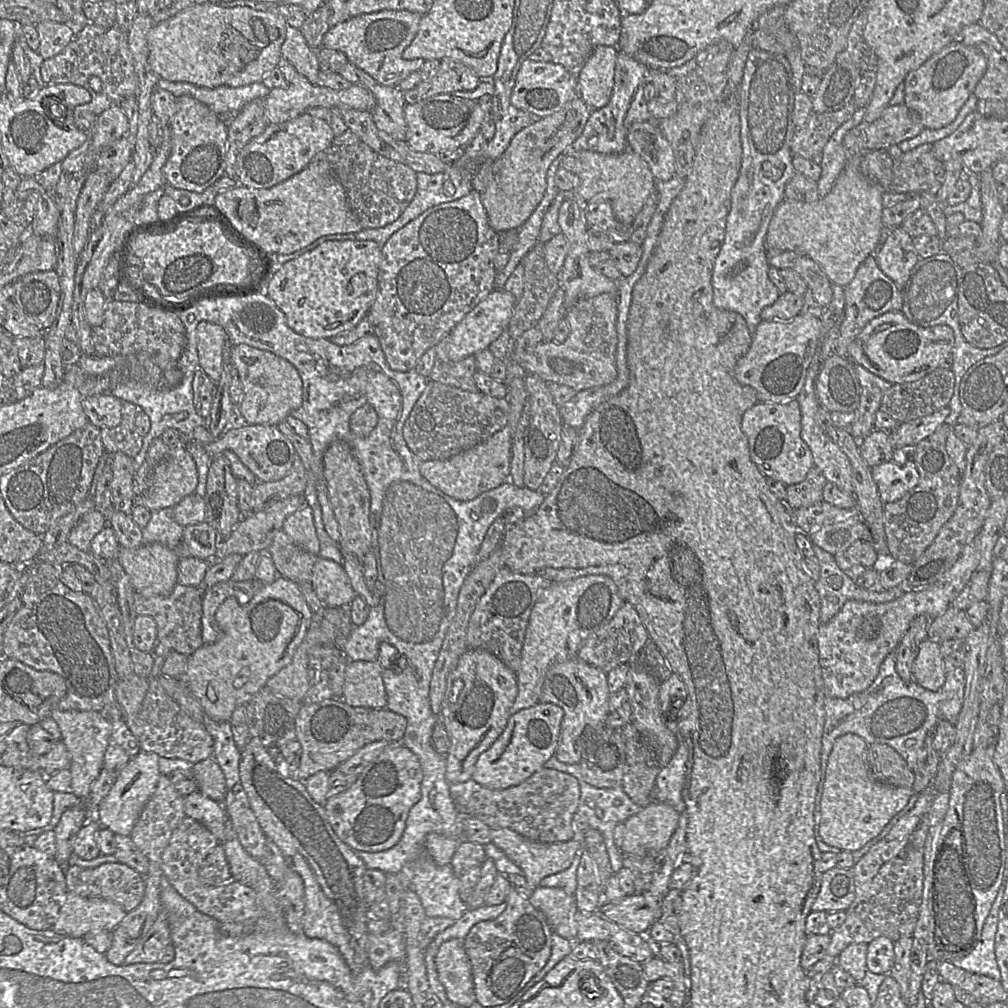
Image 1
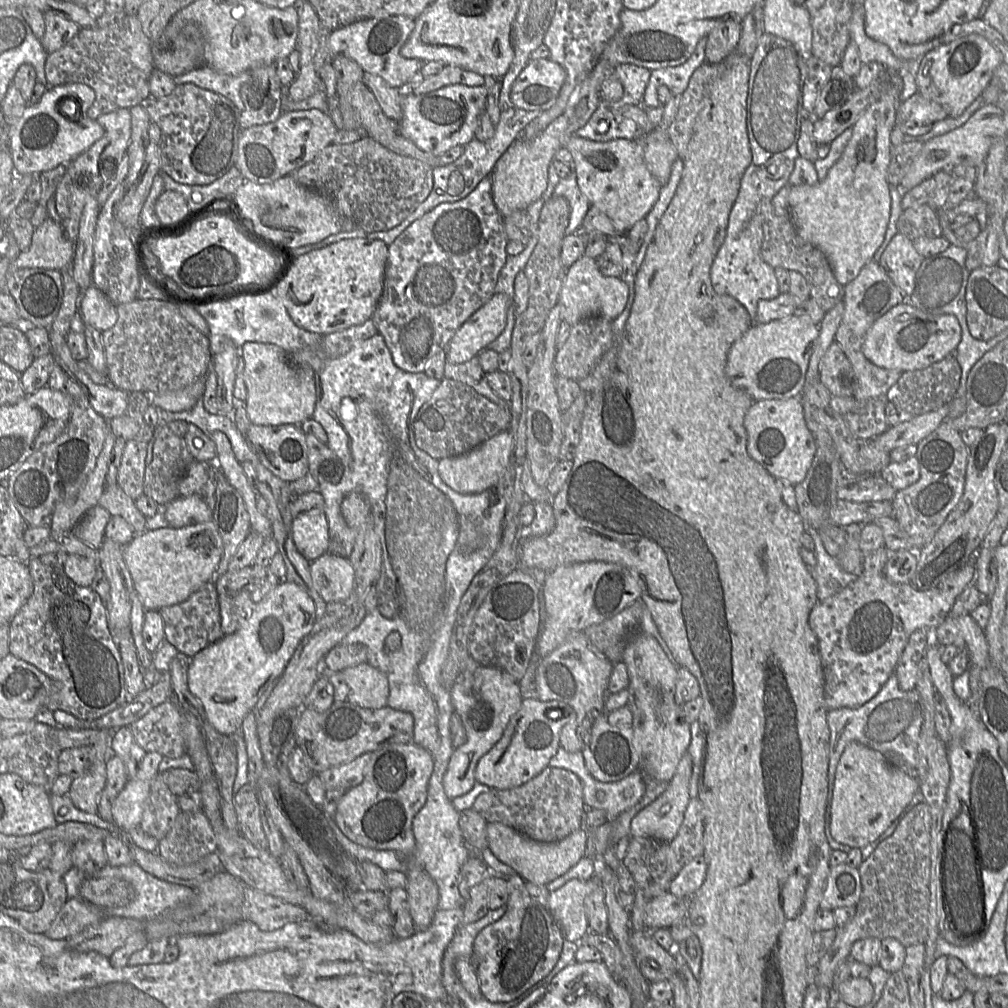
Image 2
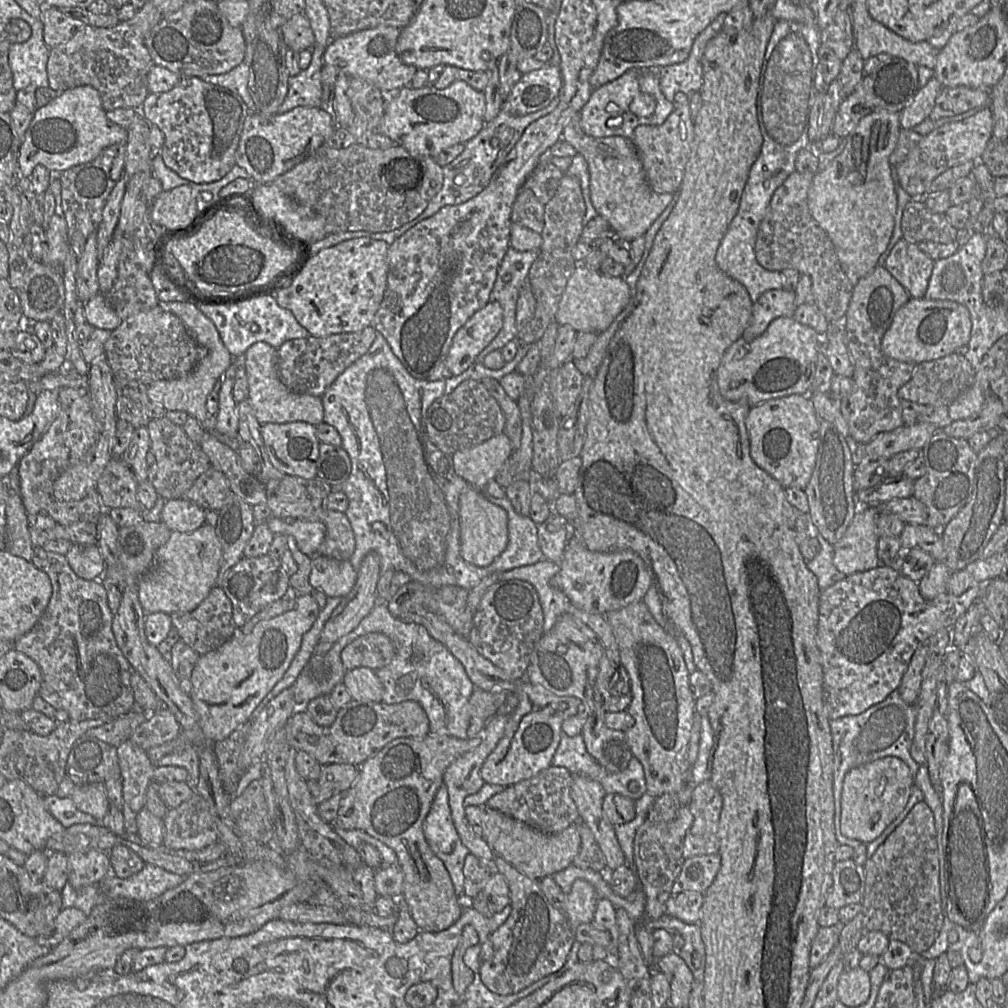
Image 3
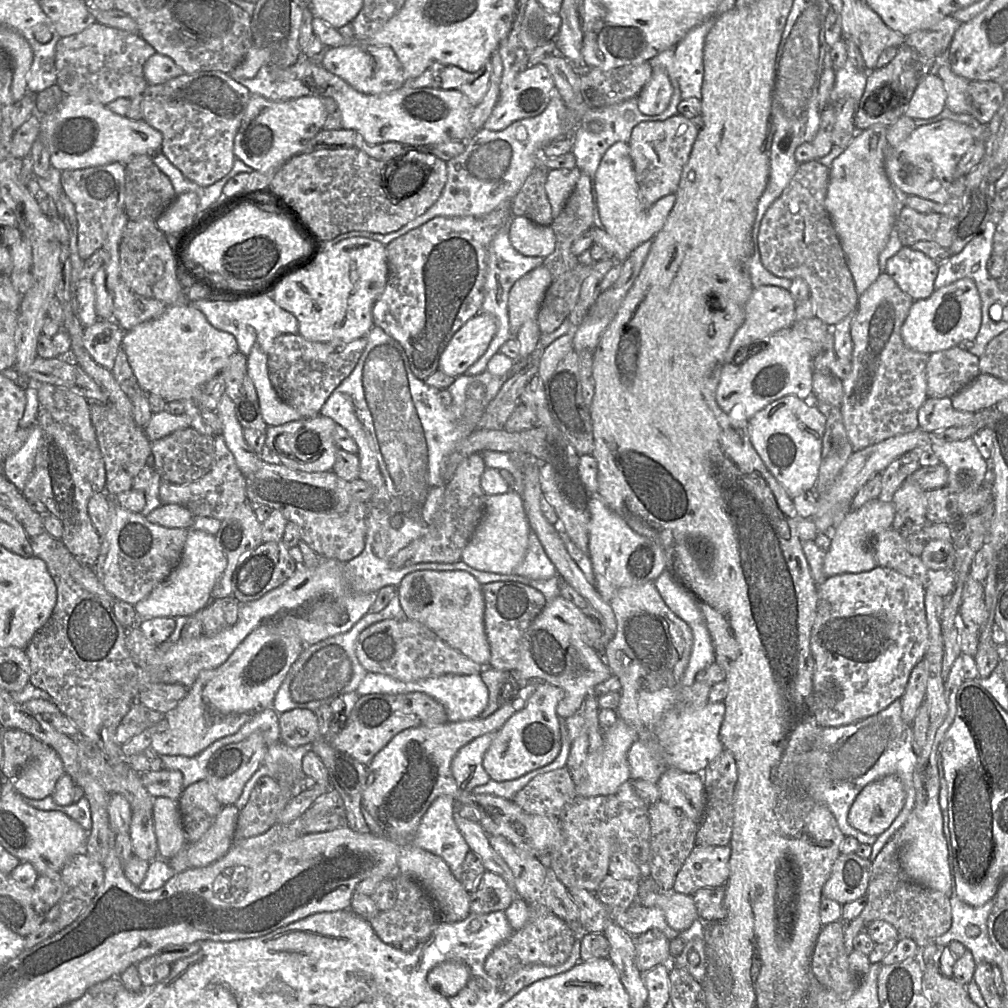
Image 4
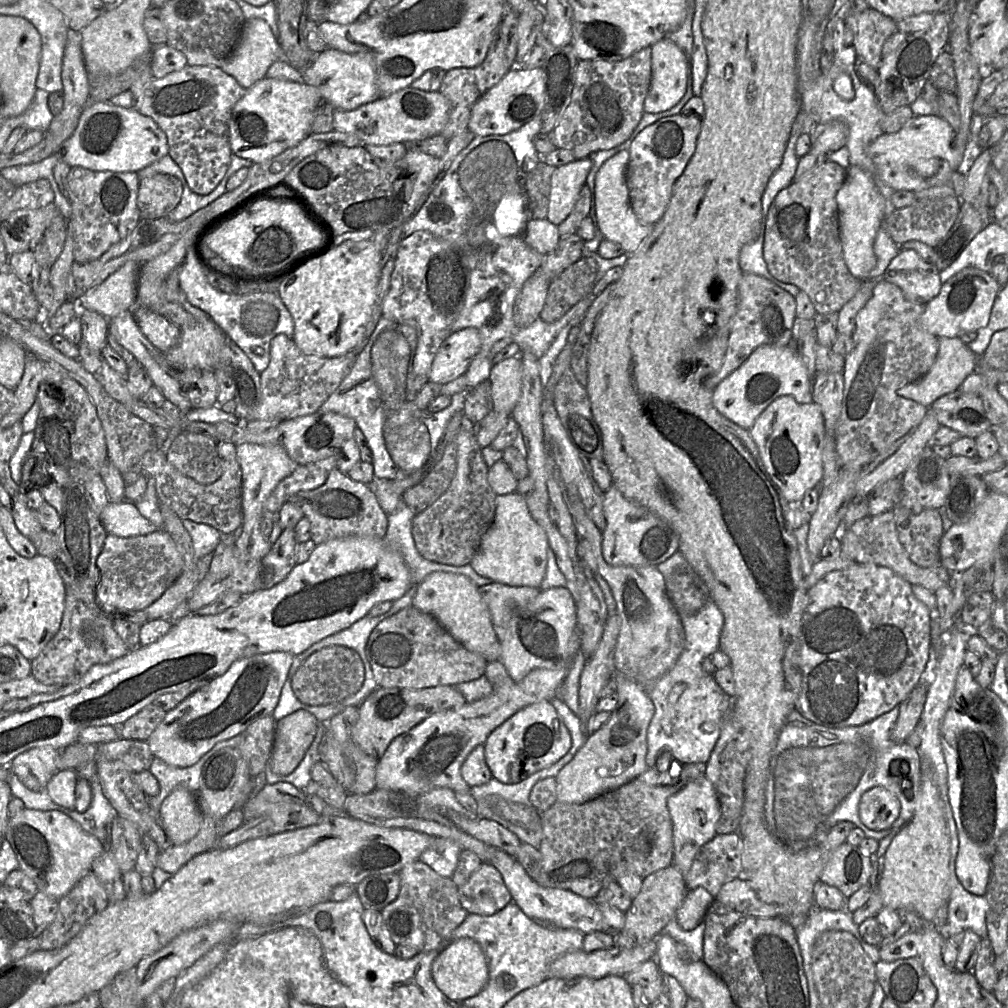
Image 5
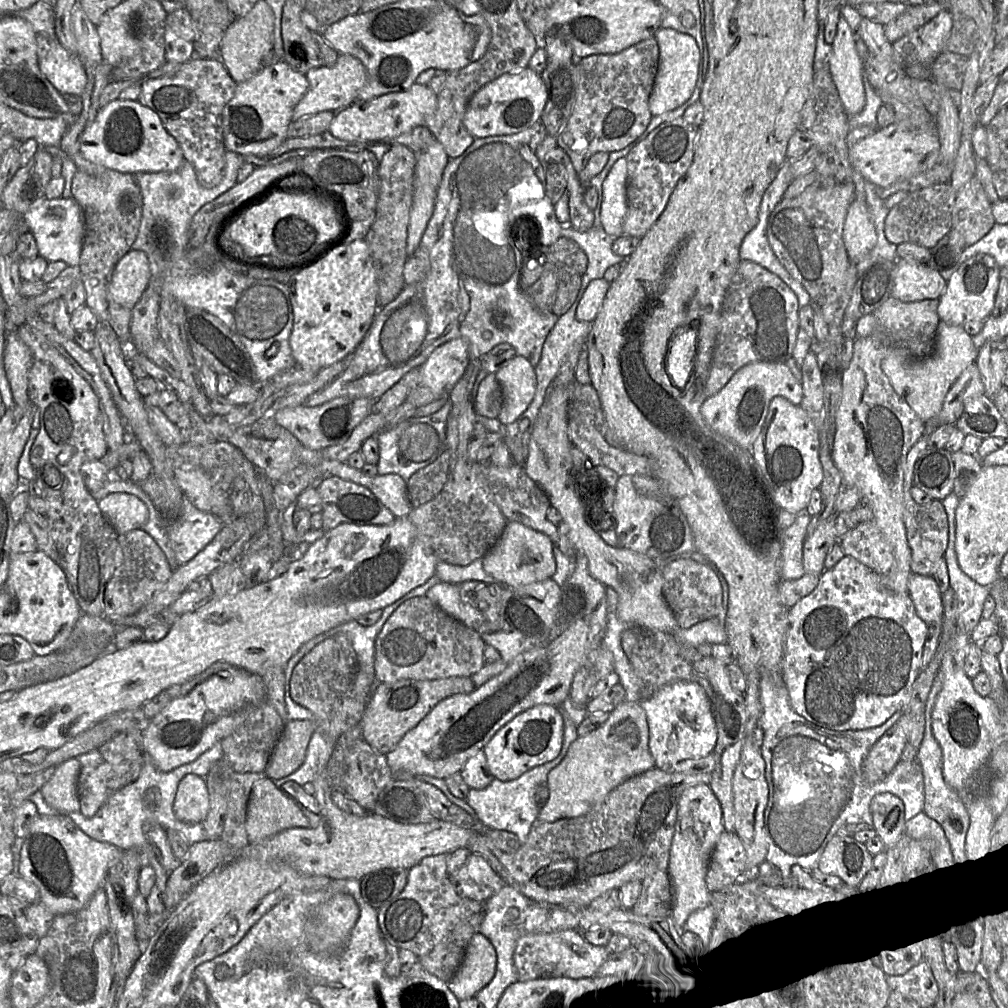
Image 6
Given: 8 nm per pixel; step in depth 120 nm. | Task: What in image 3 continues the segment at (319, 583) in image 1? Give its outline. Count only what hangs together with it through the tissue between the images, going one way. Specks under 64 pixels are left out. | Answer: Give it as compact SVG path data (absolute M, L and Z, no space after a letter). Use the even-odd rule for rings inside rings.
M327 556L312 557L310 584L327 597L347 596L357 578L357 571L349 560L338 560Z

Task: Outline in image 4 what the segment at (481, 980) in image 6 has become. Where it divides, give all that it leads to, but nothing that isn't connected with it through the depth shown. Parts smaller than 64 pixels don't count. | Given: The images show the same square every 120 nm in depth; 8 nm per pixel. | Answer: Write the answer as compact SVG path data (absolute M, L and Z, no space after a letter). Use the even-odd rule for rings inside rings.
M445 961L427 975L427 983L435 991L449 998L462 990L471 978L469 967L458 961Z

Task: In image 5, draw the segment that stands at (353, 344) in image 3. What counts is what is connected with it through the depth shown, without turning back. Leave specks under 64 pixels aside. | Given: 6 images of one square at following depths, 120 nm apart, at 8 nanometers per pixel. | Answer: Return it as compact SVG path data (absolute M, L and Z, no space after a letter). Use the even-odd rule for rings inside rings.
M276 335L270 343L270 362L260 374L261 399L249 416L240 420L292 419L317 412L349 373L356 355L350 351L338 357L304 354L292 338Z

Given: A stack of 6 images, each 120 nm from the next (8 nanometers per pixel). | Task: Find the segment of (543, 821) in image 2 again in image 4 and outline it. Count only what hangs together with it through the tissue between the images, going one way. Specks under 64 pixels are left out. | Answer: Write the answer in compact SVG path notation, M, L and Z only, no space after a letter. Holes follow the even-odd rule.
M563 767L534 777L512 801L529 814L559 817L576 795L571 774Z

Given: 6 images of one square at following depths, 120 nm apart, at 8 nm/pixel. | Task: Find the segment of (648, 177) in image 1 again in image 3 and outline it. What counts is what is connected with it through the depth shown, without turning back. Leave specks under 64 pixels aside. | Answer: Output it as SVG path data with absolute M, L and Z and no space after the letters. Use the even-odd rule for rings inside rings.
M580 114L573 115L566 123L561 140L572 145L587 162L590 198L598 215L626 241L644 236L672 201L673 194L657 193L651 188L632 140L621 136L591 137L581 129Z

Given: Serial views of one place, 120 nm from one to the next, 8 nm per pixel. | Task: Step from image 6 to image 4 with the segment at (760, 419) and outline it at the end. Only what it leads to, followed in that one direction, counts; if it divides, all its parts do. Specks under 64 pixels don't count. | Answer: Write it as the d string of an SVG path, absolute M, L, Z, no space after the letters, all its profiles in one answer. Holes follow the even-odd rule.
M793 327L783 329L769 336L760 344L751 345L747 356L740 363L725 363L716 390L716 400L720 408L735 420L749 419L773 401L794 395L802 400L811 400L813 377L813 343L800 336Z

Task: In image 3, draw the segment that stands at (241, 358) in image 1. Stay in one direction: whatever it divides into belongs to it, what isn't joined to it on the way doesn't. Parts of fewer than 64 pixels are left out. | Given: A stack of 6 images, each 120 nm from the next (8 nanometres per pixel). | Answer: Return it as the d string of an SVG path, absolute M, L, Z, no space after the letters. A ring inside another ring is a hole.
M266 342L251 345L246 353L248 399L261 425L305 422L314 426L323 422L323 404L320 397L290 391L280 380L276 366L277 349Z

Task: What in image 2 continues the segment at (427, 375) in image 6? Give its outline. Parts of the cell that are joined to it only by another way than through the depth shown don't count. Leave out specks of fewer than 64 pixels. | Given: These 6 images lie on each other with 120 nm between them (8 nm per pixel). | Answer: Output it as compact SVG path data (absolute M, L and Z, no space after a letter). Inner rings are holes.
M495 293L455 333L445 349L447 361L461 364L487 349L504 330L510 305L507 295Z

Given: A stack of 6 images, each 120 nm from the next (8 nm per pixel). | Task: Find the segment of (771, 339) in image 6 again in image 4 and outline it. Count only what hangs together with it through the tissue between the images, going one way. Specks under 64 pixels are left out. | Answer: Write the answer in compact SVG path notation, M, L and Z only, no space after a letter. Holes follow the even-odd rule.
M772 285L754 288L745 305L745 320L734 334L725 353L724 362L740 363L752 348L751 345L760 344L772 334L792 327L795 314L796 303L788 290Z

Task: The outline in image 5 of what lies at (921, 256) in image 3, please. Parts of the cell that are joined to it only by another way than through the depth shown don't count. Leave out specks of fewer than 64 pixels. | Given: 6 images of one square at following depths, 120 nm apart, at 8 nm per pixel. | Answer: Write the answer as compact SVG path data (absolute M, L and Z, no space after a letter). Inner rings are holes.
M900 250L885 270L883 279L897 286L913 303L926 305L942 287L939 272L914 250Z

